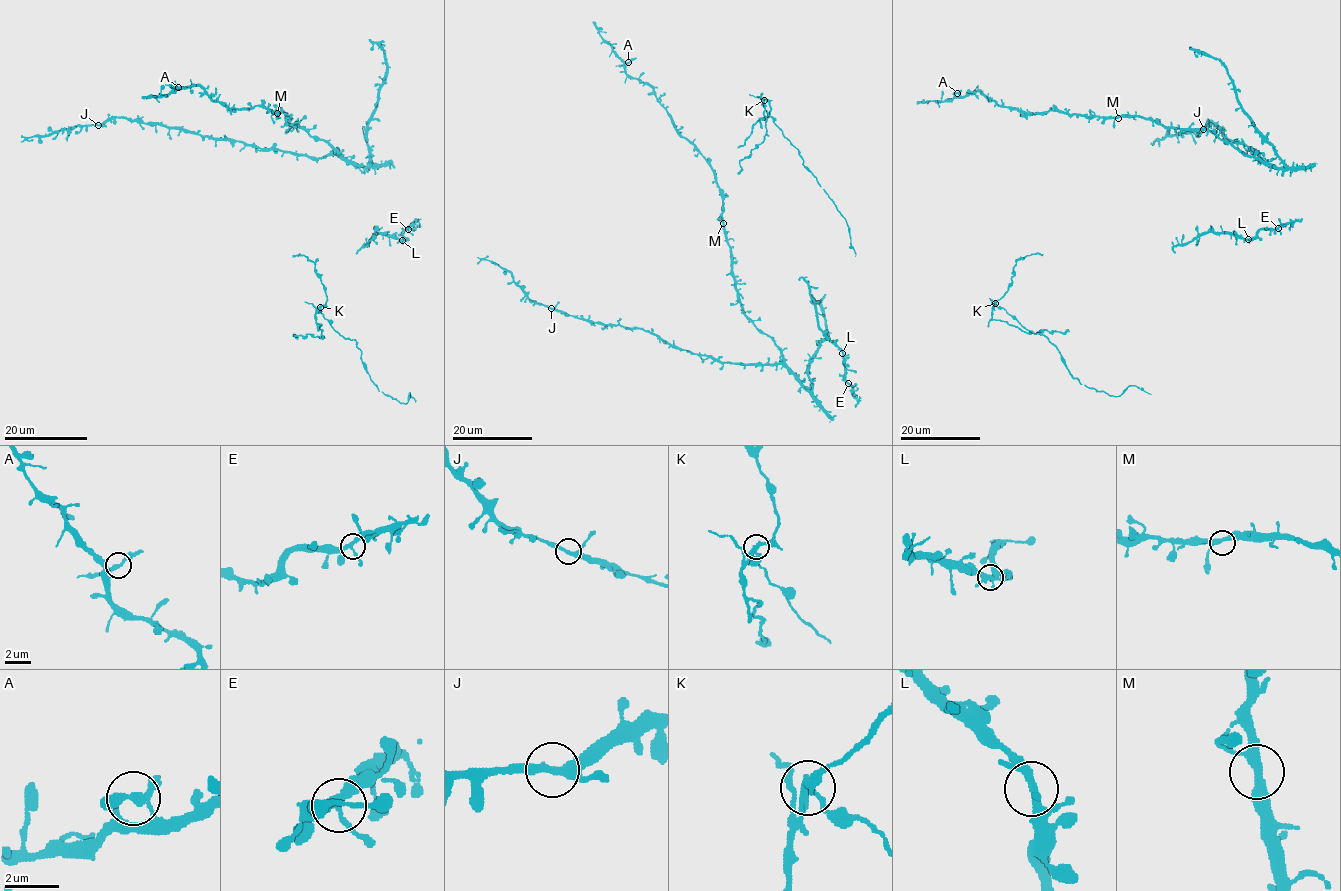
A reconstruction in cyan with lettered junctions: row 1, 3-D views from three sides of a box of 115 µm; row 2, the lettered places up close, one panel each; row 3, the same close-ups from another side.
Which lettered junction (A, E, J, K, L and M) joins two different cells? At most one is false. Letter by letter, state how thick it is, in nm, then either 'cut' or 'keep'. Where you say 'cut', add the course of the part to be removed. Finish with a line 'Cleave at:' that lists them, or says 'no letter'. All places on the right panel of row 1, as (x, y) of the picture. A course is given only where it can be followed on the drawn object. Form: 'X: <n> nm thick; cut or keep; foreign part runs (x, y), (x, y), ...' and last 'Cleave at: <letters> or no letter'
A: 300 nm thick; keep
E: 280 nm thick; keep
J: 280 nm thick; keep
K: 240 nm thick; cut; foreign part runs (995, 303), (992, 318), (1027, 333), (1044, 330), (1065, 334), (1068, 330)
L: 280 nm thick; keep
M: 300 nm thick; keep
Cleave at: K

